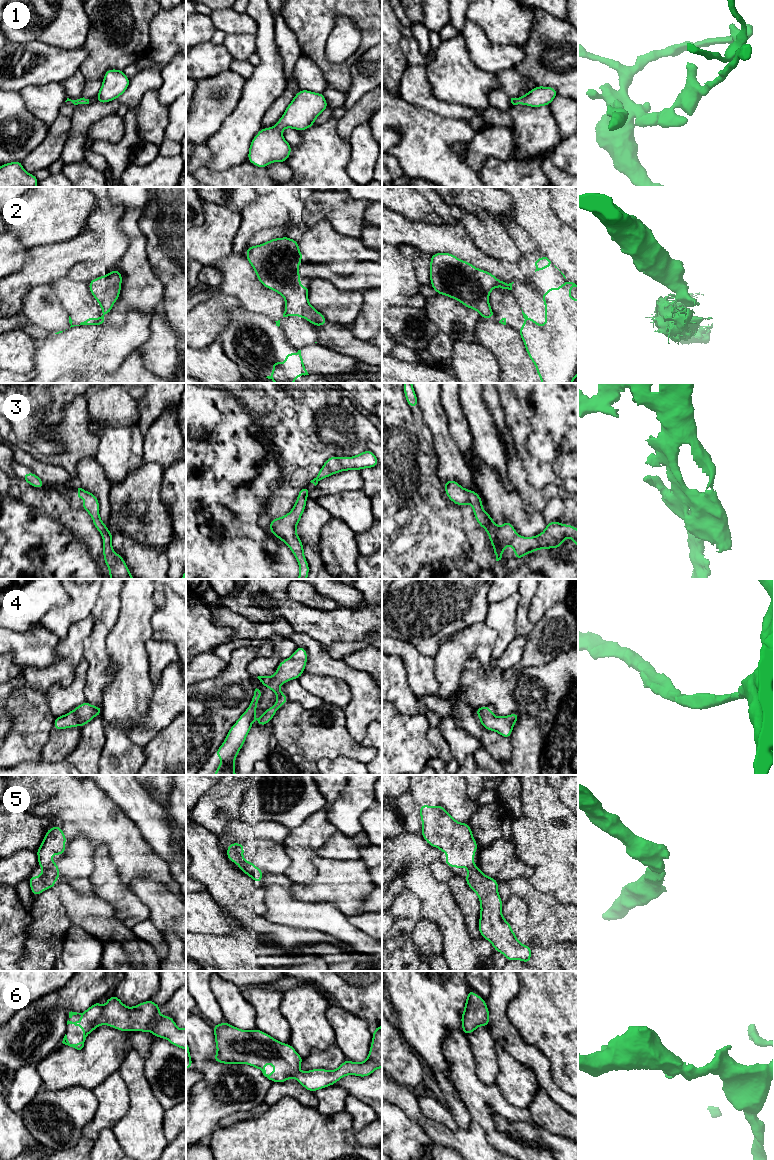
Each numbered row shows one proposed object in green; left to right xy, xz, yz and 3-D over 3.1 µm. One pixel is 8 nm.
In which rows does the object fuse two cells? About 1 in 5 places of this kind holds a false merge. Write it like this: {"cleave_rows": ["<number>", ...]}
{"cleave_rows": ["2"]}

